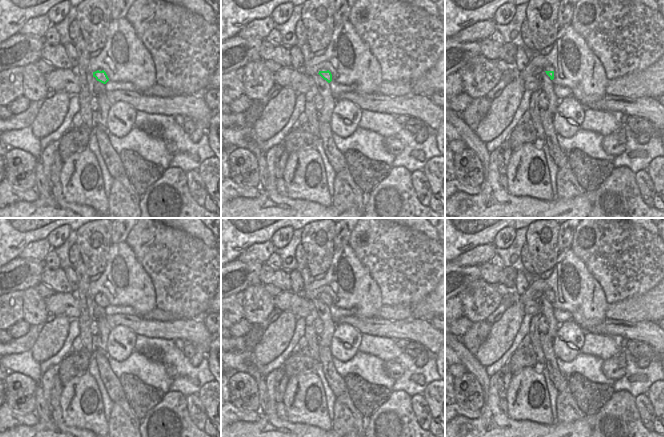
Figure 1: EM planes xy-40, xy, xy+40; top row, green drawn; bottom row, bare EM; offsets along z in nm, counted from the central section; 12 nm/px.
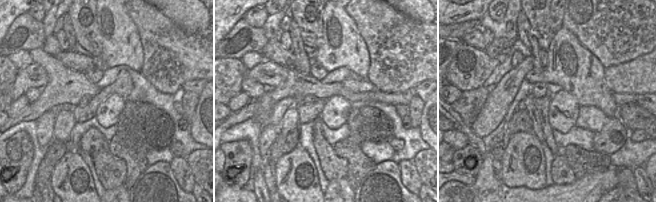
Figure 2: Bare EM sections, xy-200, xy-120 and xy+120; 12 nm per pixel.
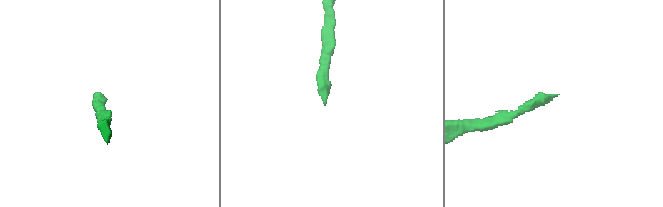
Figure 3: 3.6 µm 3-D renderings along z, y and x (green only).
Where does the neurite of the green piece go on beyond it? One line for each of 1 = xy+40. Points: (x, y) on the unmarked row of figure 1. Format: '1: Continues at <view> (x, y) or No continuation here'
1: Continues at xy+40 (548, 292)

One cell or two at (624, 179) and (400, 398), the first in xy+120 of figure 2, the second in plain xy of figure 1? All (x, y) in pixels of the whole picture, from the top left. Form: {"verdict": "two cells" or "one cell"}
{"verdict": "one cell"}

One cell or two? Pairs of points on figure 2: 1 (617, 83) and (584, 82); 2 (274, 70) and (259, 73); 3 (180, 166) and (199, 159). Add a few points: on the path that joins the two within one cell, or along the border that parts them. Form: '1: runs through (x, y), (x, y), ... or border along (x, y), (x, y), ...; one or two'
1: border along (604, 69), (604, 84), (612, 93); two
2: runs through (270, 72), (263, 73); one
3: border along (185, 159), (195, 183); two

